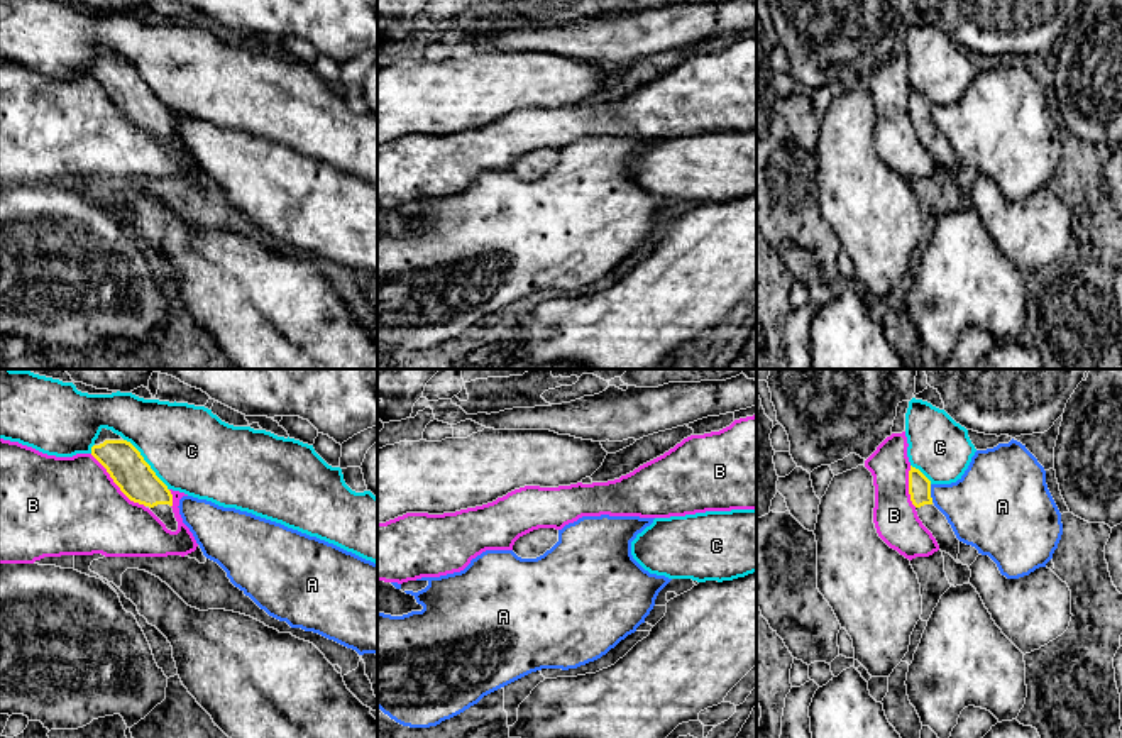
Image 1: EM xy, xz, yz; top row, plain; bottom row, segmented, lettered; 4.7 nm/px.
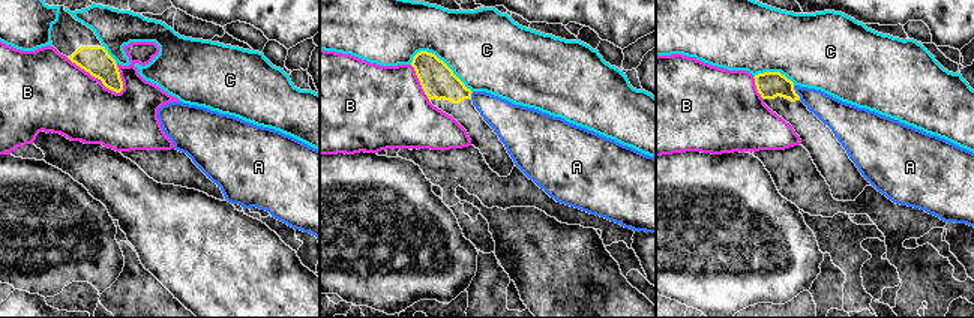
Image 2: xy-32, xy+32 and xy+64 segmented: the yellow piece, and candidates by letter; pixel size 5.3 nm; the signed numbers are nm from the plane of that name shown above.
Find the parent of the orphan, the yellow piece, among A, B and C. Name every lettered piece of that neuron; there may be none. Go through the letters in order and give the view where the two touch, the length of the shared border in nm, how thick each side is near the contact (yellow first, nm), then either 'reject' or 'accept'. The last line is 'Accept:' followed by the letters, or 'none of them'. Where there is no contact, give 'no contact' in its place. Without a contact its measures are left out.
A: yz | 90 nm | 110/340 nm | reject
B: xy | 360 nm | 180/460 nm | reject
C: xy | 320 nm | 180/400 nm | reject
Accept: none of them

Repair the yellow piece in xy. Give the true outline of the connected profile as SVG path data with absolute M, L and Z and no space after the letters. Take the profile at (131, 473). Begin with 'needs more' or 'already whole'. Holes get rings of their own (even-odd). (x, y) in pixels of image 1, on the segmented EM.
needs more; M102 428L91 447L91 455L107 469L113 482L130 501L149 508L168 530L178 530L171 508L171 491L130 442L112 430Z

